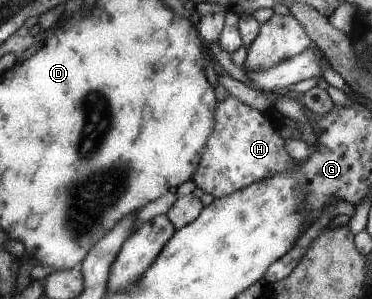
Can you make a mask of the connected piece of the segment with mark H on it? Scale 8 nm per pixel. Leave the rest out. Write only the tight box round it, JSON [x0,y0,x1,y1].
[191,96,296,199]

